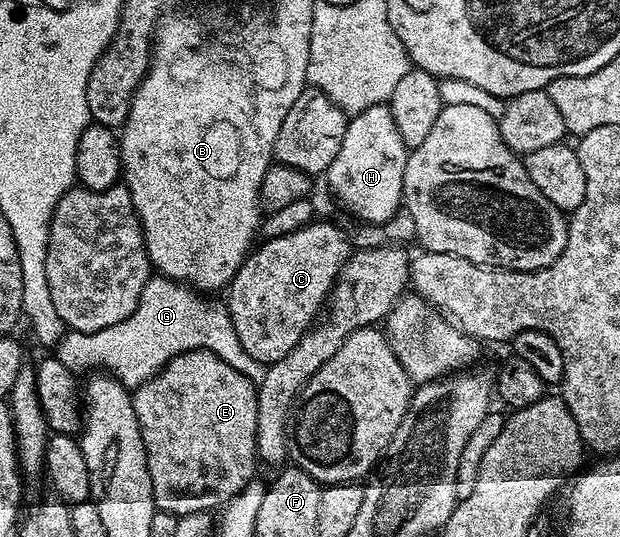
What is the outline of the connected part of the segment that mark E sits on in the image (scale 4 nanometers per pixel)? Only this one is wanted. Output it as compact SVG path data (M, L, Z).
M188 350L169 360L151 380L133 389L132 395L136 422L140 422L140 434L144 438L157 511L170 512L179 517L193 512L218 510L227 500L244 491L250 480L255 479L258 389L255 381L228 366L224 358L208 350Z

